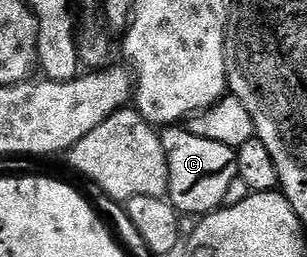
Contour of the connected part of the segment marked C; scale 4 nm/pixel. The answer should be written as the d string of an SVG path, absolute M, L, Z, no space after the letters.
M181 125L167 126L161 131L162 156L166 163L166 193L168 201L178 209L179 215L205 216L219 209L228 196L228 187L238 178L238 155L235 147L225 146L216 140L196 136L189 128Z

